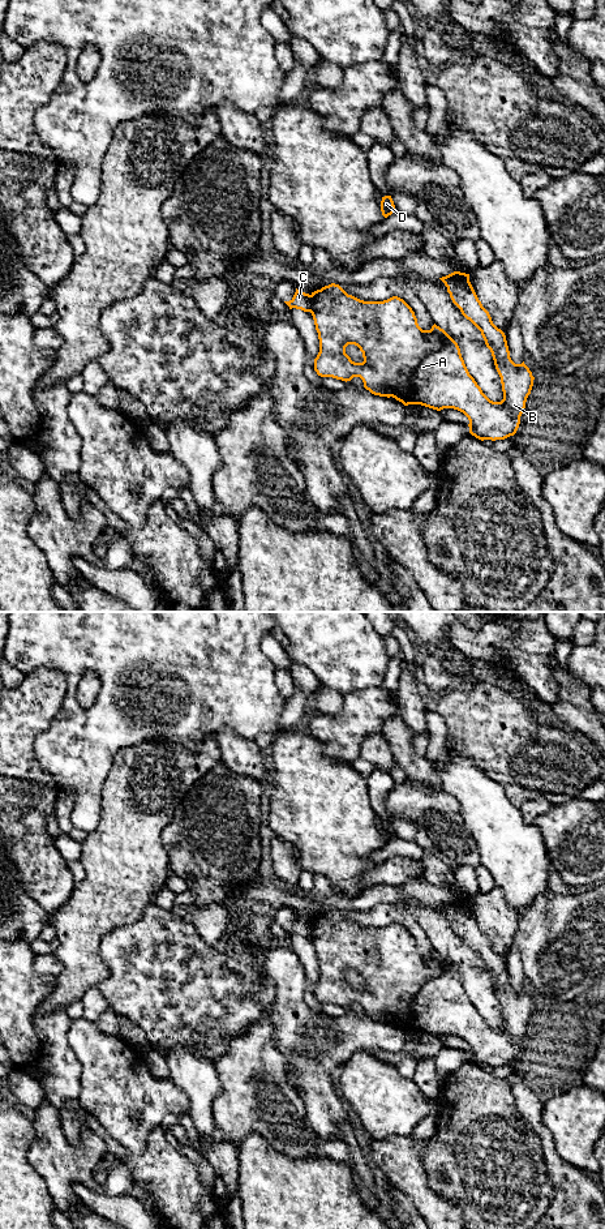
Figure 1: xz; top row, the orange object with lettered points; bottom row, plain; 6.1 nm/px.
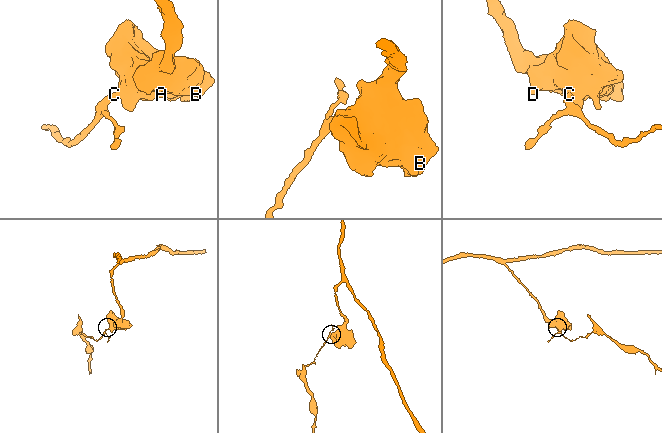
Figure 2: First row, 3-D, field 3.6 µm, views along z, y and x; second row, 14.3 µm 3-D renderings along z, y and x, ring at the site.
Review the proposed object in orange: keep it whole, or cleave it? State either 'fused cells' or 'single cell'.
fused cells

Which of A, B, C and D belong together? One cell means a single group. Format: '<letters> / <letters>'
A B D / C

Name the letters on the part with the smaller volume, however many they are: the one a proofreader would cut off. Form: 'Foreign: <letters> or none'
Foreign: C

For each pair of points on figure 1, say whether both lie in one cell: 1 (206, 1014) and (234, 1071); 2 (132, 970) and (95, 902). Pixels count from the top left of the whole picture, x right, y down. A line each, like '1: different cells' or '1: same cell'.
1: different cells
2: different cells

